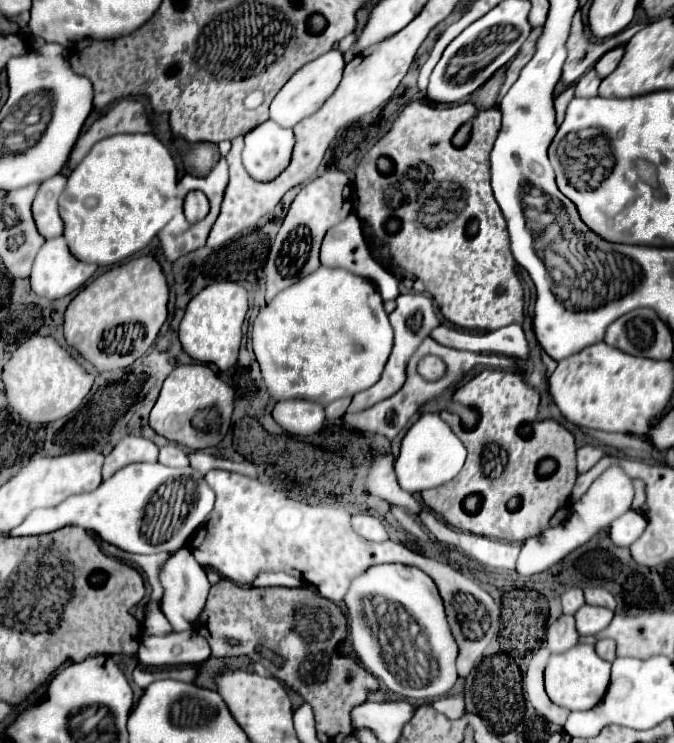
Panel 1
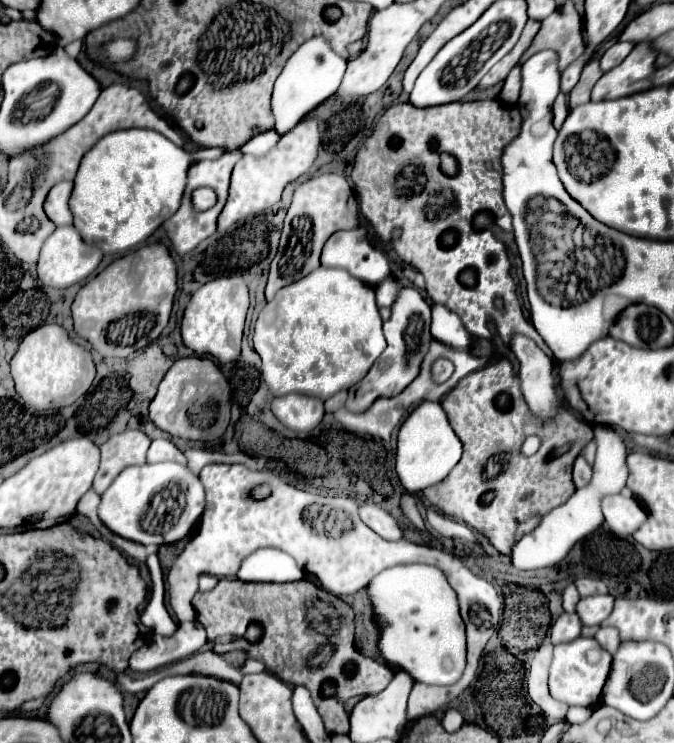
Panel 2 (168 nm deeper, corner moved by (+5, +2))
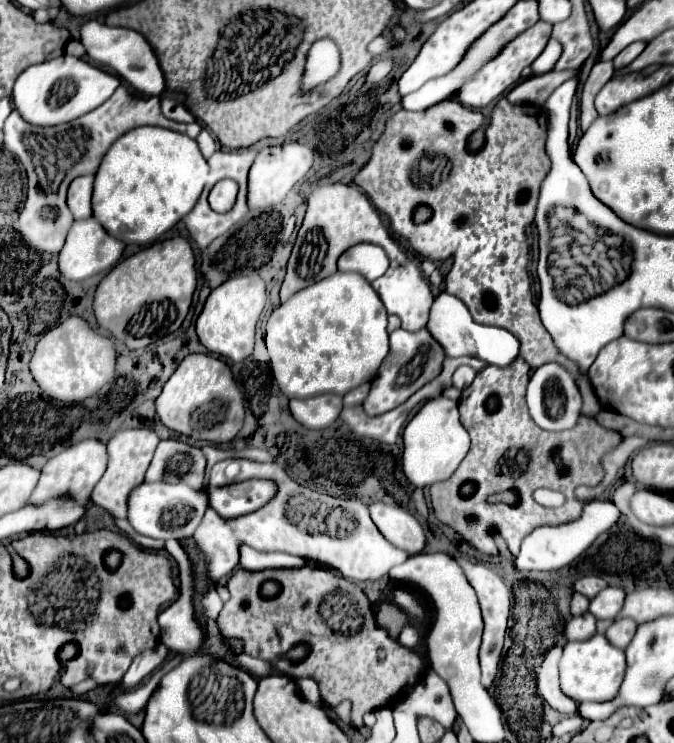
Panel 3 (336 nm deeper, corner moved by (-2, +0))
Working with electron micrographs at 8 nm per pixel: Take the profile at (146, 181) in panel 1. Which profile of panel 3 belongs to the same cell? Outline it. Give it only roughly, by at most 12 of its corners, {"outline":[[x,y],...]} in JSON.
{"outline":[[136,127],[104,155],[92,217],[146,247],[208,175],[194,139]]}

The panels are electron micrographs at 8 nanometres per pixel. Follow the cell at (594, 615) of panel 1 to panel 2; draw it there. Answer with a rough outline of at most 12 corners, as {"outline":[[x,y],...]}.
{"outline":[[613,595],[577,603],[583,625],[601,625],[613,611]]}

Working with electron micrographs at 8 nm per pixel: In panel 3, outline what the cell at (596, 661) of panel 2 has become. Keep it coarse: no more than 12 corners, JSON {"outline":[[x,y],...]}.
{"outline":[[604,635],[574,641],[560,689],[576,703],[610,701],[624,651]]}

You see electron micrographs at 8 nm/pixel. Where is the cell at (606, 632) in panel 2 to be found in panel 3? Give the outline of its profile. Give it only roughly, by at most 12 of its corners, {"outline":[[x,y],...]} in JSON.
{"outline":[[616,619],[606,639],[626,649],[636,633],[632,619]]}

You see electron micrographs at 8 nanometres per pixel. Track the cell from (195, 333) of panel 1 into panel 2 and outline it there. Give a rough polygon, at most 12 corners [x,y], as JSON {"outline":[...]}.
{"outline":[[221,275],[191,295],[183,343],[237,361],[249,289]]}

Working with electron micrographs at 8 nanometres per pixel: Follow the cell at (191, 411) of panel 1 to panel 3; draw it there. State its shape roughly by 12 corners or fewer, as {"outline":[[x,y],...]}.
{"outline":[[188,355],[156,399],[172,431],[228,443],[244,423],[232,371]]}

